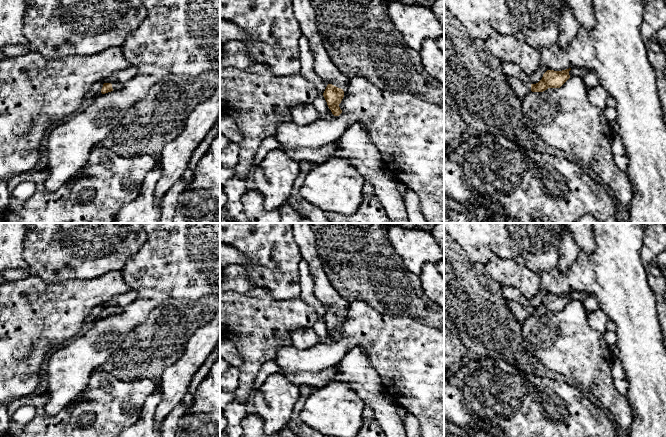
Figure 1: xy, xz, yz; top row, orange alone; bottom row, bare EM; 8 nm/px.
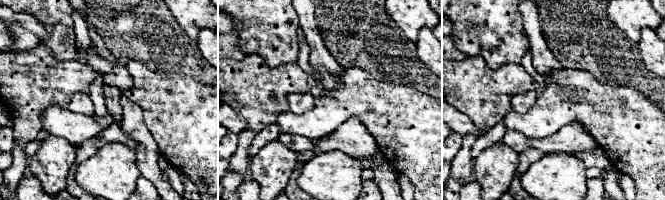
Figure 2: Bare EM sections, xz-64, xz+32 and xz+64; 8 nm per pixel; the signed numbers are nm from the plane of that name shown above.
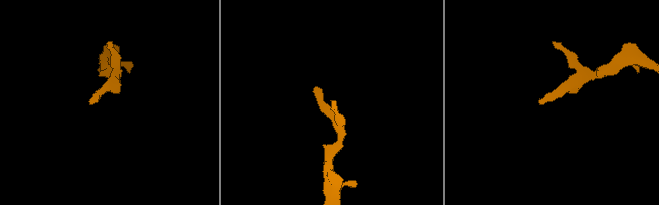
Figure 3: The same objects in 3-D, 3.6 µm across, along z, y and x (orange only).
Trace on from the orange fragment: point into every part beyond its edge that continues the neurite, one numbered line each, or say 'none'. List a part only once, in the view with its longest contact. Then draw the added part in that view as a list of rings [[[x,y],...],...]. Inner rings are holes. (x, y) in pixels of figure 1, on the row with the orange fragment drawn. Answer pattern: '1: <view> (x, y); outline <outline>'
1: xz (324, 68); outline [[[292,0],[293,13],[297,19],[302,36],[309,42],[314,56],[314,71],[325,83],[343,89],[348,83],[348,78],[342,74],[330,59],[323,45],[323,40],[316,26],[316,14],[310,0]]]

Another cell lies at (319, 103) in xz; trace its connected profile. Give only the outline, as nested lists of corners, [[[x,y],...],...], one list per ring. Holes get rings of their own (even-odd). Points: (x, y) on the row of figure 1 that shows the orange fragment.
[[[301,36],[299,40],[299,49],[301,52],[301,71],[299,74],[315,84],[319,95],[312,101],[312,105],[319,116],[325,118],[329,111],[329,107],[323,96],[327,84],[325,84],[314,71],[314,56],[305,36]]]

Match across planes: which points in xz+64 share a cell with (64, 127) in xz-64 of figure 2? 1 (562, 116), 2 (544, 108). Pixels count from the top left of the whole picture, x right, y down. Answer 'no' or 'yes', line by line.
1: yes
2: yes

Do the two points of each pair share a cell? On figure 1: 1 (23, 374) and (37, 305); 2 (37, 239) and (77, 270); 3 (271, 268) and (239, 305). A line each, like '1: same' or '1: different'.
1: same
2: same
3: different

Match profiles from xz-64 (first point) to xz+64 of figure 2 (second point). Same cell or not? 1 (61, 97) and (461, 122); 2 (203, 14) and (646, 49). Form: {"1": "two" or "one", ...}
{"1": "two", "2": "two"}

